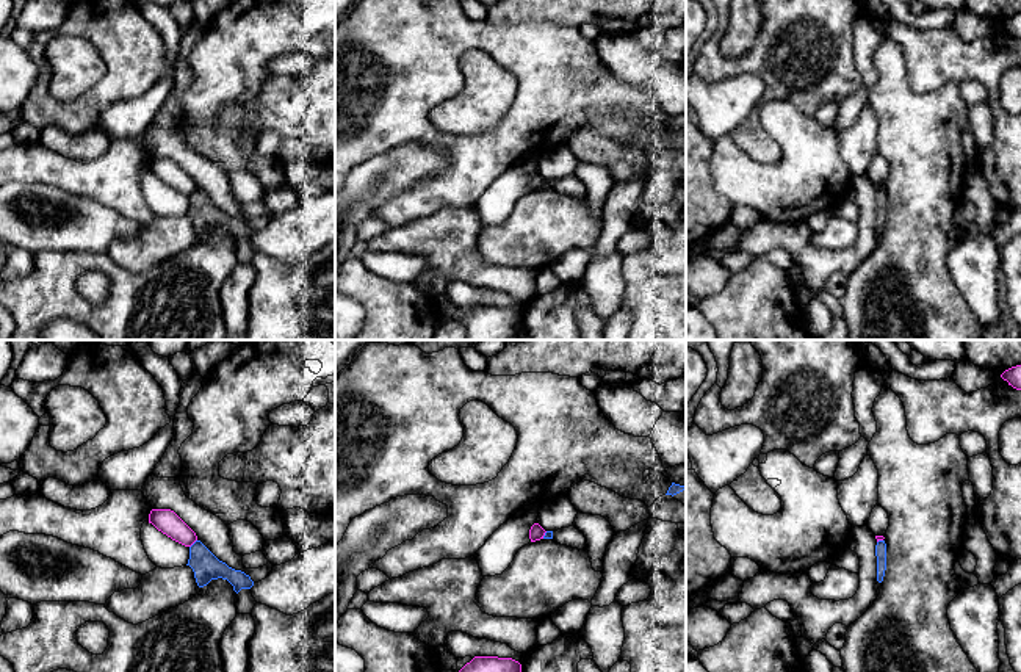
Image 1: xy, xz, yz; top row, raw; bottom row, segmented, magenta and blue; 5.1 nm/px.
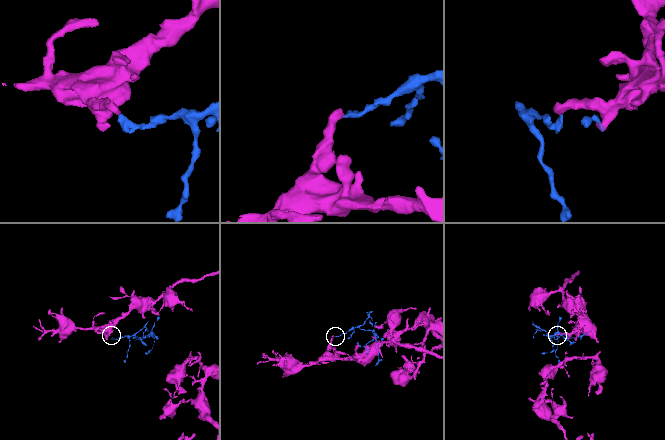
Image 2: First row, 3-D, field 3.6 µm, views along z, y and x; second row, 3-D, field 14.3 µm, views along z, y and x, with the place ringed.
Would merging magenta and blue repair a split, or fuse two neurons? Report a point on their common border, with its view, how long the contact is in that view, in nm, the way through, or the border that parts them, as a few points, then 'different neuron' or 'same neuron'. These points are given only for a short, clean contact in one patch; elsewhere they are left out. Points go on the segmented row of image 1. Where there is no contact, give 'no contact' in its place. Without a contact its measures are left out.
xy (193, 542) | 60 nm | along xy (196, 539), (190, 547) | different neuron

